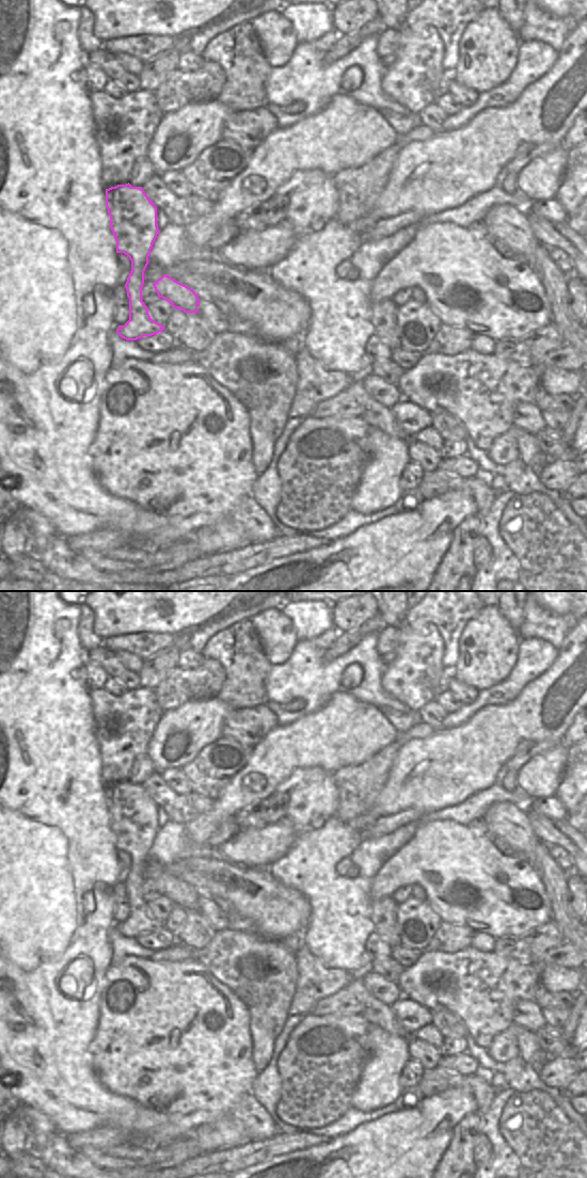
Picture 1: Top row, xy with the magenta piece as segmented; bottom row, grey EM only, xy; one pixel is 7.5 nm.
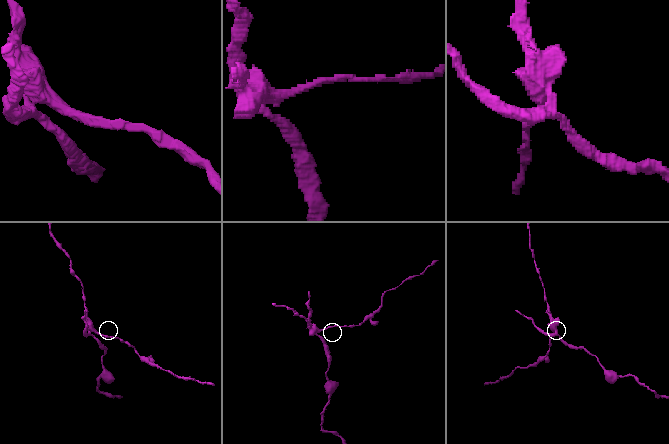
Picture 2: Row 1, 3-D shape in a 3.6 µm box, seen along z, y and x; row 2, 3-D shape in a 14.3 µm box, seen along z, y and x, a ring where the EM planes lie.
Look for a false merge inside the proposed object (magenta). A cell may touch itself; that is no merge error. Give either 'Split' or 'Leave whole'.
Split

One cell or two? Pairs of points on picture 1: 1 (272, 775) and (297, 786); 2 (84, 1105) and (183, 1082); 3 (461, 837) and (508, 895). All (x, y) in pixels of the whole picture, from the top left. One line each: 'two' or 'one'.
1: two
2: two
3: one

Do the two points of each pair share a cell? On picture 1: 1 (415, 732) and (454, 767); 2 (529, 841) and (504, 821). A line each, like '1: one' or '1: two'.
1: two
2: one

